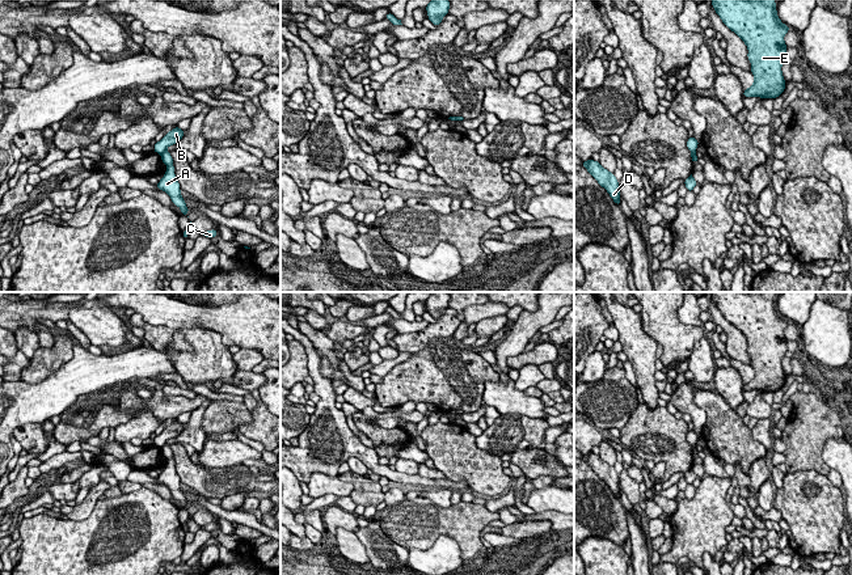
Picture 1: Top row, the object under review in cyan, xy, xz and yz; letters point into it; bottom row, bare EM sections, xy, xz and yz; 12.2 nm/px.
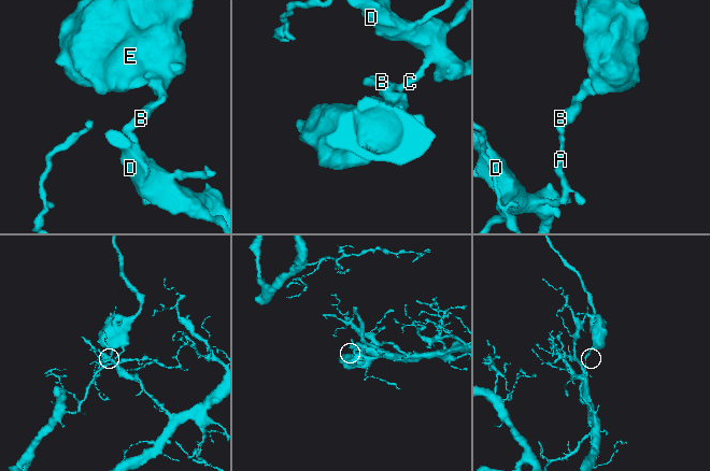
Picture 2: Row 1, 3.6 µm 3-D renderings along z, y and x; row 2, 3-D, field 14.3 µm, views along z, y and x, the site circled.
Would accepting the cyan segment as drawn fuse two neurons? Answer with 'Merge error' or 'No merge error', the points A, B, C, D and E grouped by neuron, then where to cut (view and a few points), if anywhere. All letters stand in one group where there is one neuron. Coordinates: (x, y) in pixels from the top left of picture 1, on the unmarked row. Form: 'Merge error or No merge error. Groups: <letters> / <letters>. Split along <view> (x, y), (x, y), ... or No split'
Merge error. Groups: A C D / B E. Split along xy (165, 443), (160, 447)

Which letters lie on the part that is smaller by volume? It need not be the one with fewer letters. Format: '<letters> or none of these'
B, E

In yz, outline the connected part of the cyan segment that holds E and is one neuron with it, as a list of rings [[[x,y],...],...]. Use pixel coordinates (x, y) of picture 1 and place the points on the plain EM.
[[[712,292],[722,316],[747,339],[754,377],[743,390],[776,392],[785,382],[781,360],[788,351],[785,327],[790,322],[777,309],[776,293]]]

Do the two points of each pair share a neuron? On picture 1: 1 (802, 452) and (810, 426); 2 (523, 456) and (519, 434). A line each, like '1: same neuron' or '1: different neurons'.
1: same neuron
2: different neurons

